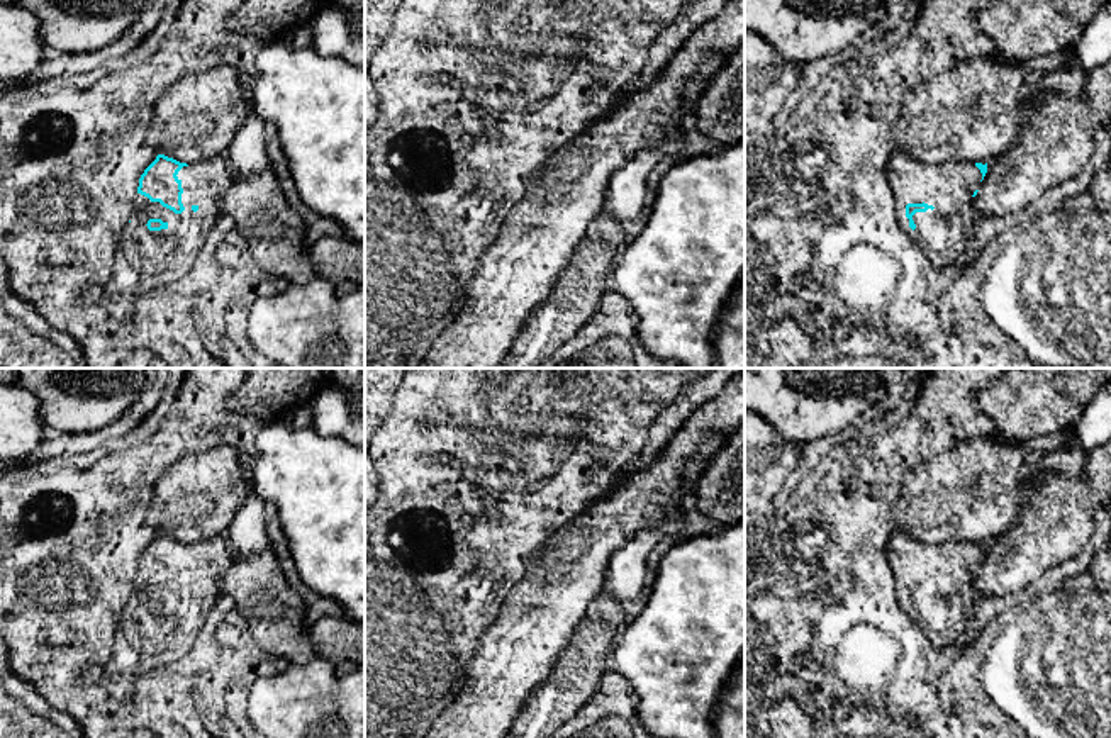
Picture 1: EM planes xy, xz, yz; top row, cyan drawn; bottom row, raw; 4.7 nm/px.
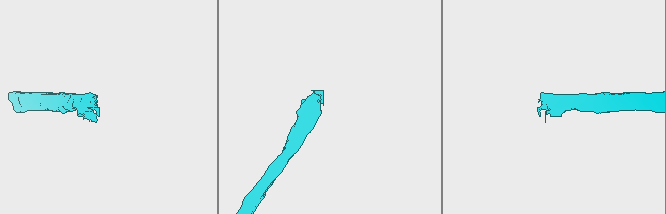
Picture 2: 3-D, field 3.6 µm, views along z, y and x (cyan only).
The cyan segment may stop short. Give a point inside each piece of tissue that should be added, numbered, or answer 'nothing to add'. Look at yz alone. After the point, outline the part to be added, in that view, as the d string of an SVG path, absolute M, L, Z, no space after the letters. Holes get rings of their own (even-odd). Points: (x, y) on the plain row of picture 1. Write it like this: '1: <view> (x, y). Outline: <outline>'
1: yz (942, 614). Outline: M897 531L887 543L887 558L896 582L896 601L902 612L926 635L936 650L945 650L957 643L962 645L963 629L979 601L972 585L972 575L980 567L982 553L975 543L945 541L940 545L924 545ZM923 582L935 589L916 592L913 595L916 609L913 611L906 597L906 585Z

